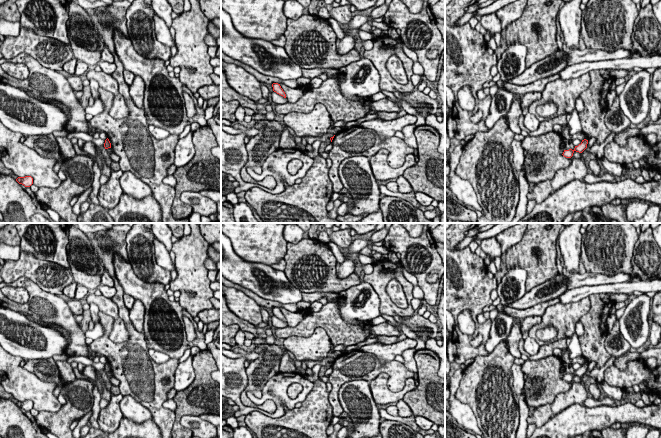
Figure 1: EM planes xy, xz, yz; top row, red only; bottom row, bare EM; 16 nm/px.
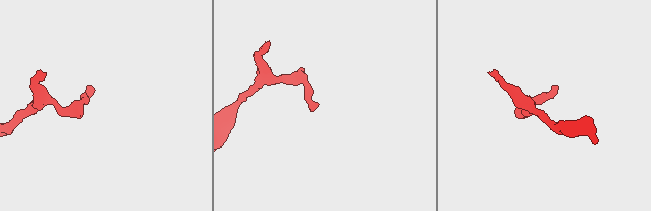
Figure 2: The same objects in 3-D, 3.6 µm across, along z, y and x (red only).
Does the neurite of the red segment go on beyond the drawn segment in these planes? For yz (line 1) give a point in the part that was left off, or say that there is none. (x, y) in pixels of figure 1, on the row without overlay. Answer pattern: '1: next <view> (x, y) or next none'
1: next none

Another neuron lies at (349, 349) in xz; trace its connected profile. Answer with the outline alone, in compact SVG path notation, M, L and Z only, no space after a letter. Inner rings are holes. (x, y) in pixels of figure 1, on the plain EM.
M366 338L364 341L357 343L355 345L347 346L343 353L351 353L353 351L360 350L364 345L377 343L377 338Z

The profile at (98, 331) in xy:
M97 322L95 323L94 328L92 330L87 330L84 334L86 338L91 338L92 340L96 340L104 335L104 329L100 324L100 322Z

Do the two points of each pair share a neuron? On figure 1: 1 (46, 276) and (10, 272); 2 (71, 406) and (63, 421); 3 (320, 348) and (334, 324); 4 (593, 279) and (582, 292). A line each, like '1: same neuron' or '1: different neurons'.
1: same neuron
2: same neuron
3: different neurons
4: different neurons

